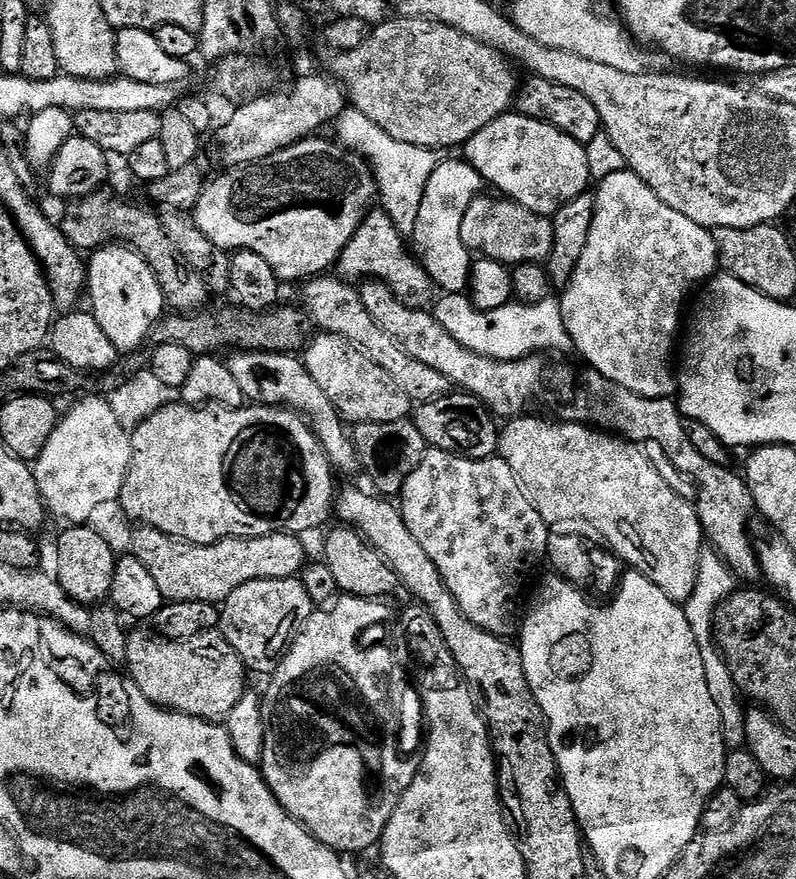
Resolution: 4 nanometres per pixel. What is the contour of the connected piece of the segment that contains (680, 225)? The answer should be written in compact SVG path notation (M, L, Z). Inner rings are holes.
M625 170L610 174L610 178L599 181L595 187L596 205L590 238L586 238L586 250L582 250L582 258L559 297L568 337L572 340L572 348L580 351L591 371L610 378L610 382L618 382L618 386L626 386L626 390L642 398L671 397L674 392L672 347L676 344L680 315L688 295L717 275L715 235L666 206L634 172Z

